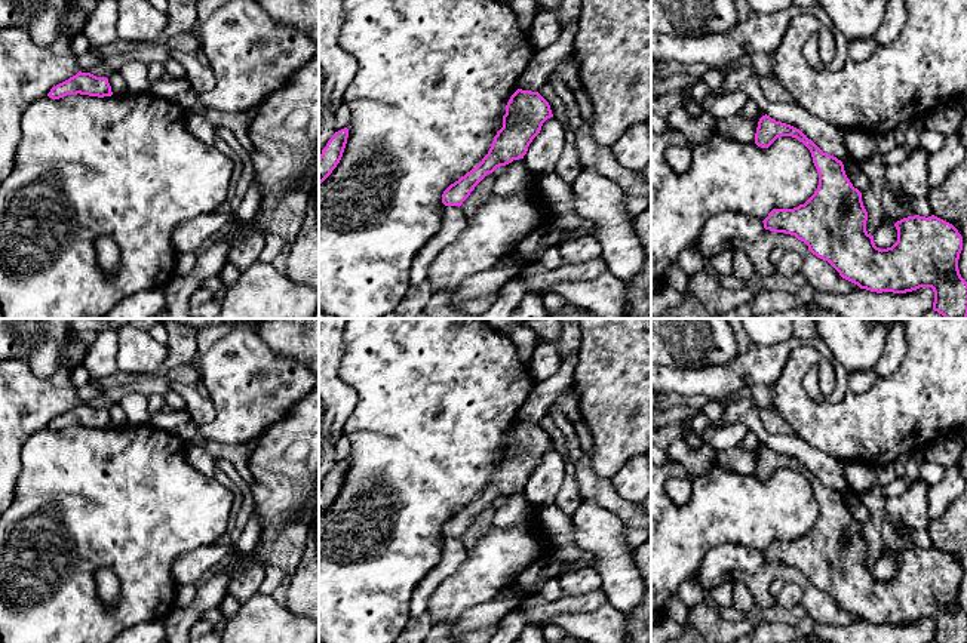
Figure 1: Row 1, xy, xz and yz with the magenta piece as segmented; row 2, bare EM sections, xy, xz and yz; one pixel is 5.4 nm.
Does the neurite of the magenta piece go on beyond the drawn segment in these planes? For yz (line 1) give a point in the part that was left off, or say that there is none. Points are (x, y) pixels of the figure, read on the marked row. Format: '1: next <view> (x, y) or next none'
1: next none

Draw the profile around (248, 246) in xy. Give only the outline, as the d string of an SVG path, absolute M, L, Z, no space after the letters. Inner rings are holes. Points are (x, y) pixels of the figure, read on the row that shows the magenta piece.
M257 227L242 231L230 250L228 261L240 271L245 271L258 262L264 243L265 234L261 233Z

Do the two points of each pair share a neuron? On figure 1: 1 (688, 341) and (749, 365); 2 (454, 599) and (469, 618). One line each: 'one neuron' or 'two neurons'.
1: two neurons
2: two neurons

